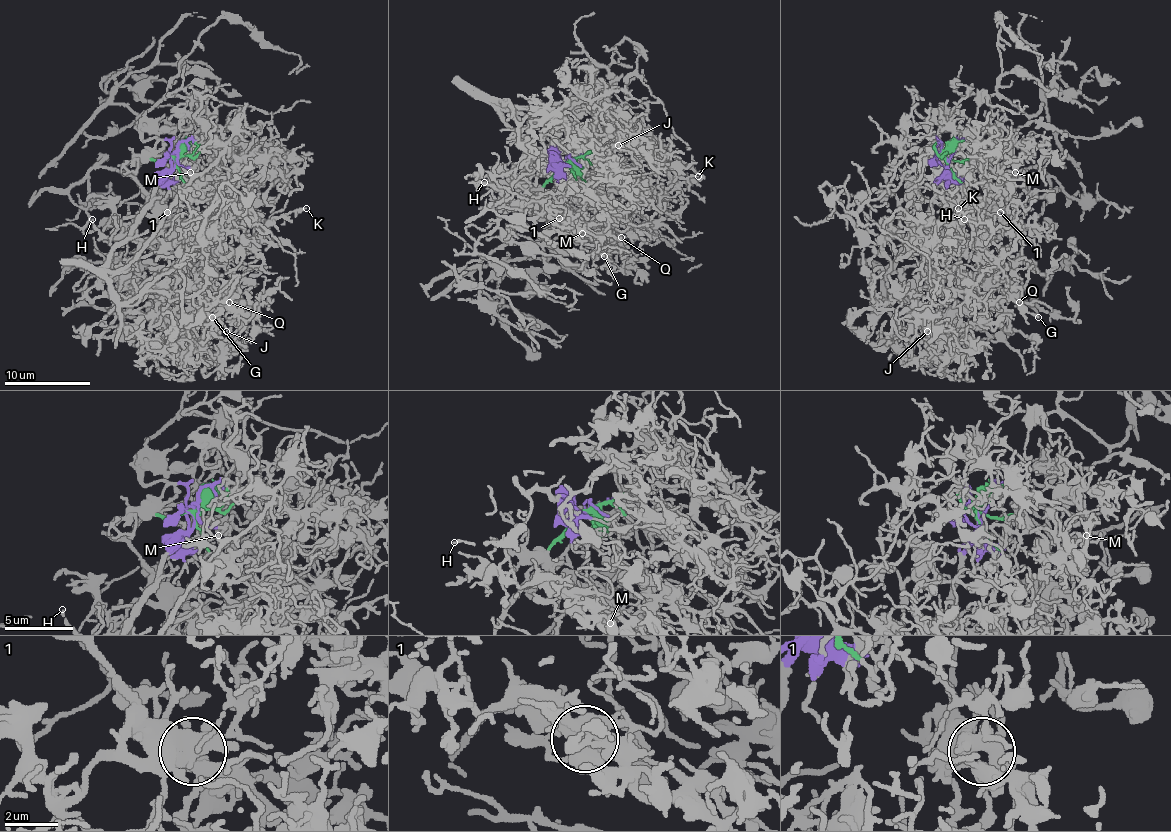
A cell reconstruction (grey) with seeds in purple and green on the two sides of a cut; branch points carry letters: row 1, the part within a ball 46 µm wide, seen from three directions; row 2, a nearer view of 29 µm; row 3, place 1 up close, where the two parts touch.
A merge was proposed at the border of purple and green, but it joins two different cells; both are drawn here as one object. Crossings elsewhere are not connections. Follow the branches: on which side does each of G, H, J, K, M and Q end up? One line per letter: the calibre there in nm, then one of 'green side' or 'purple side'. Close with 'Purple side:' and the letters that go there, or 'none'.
G: 150 nm thick; purple side
H: 130 nm thick; purple side
J: 140 nm thick; purple side
K: 170 nm thick; purple side
M: 120 nm thick; purple side
Q: 120 nm thick; purple side
Purple side: G, H, J, K, M, Q

